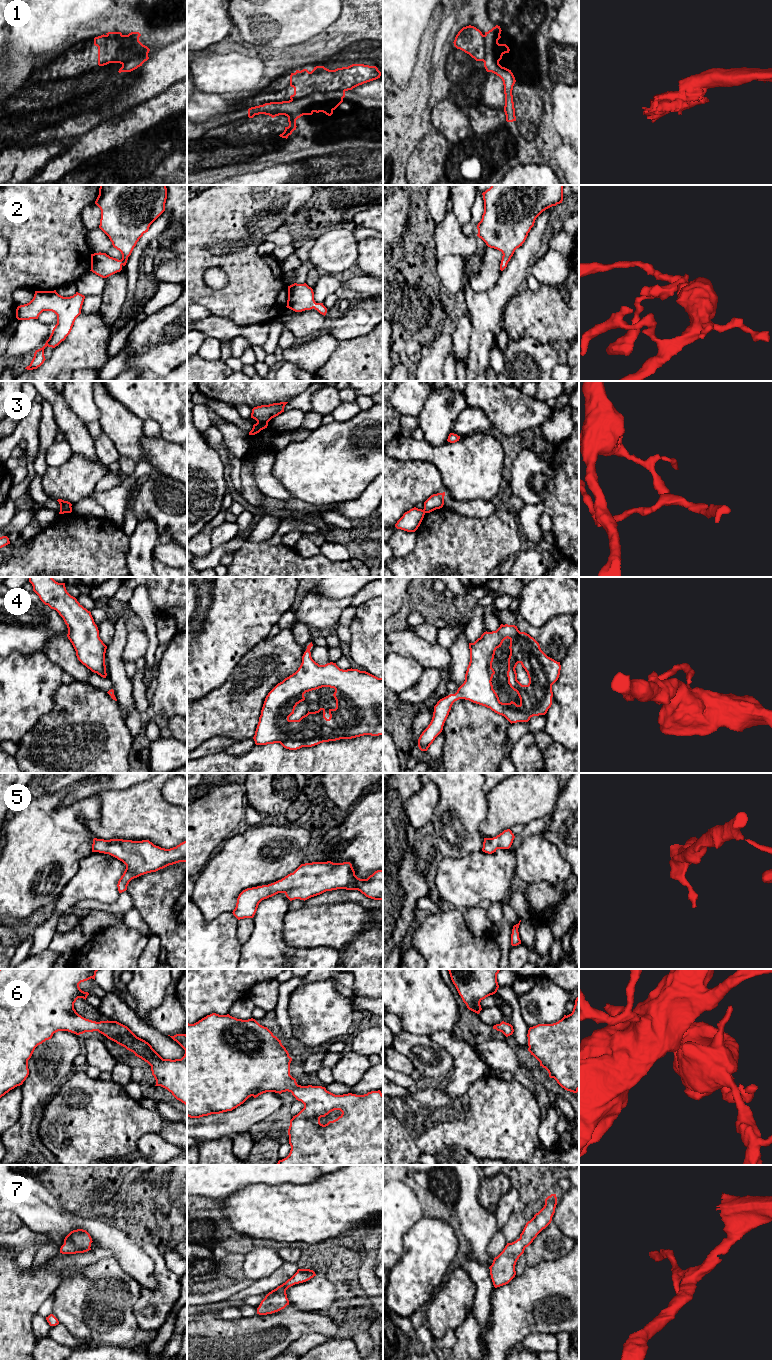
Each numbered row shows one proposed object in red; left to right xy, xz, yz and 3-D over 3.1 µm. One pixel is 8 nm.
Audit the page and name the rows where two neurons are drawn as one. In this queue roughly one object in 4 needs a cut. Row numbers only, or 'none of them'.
1, 3

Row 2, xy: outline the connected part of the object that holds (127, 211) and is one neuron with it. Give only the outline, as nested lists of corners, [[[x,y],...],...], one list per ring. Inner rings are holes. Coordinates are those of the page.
[[[100,185],[99,195],[95,201],[101,210],[99,228],[109,237],[113,247],[121,252],[122,259],[118,260],[101,252],[91,254],[90,271],[102,278],[120,272],[139,239],[165,211],[166,199],[166,185]]]

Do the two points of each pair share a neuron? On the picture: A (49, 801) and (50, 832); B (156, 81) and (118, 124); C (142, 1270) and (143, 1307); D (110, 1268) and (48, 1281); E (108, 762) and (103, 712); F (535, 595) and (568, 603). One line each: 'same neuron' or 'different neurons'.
A: same neuron
B: different neurons
C: different neurons
D: different neurons
E: same neuron
F: same neuron

